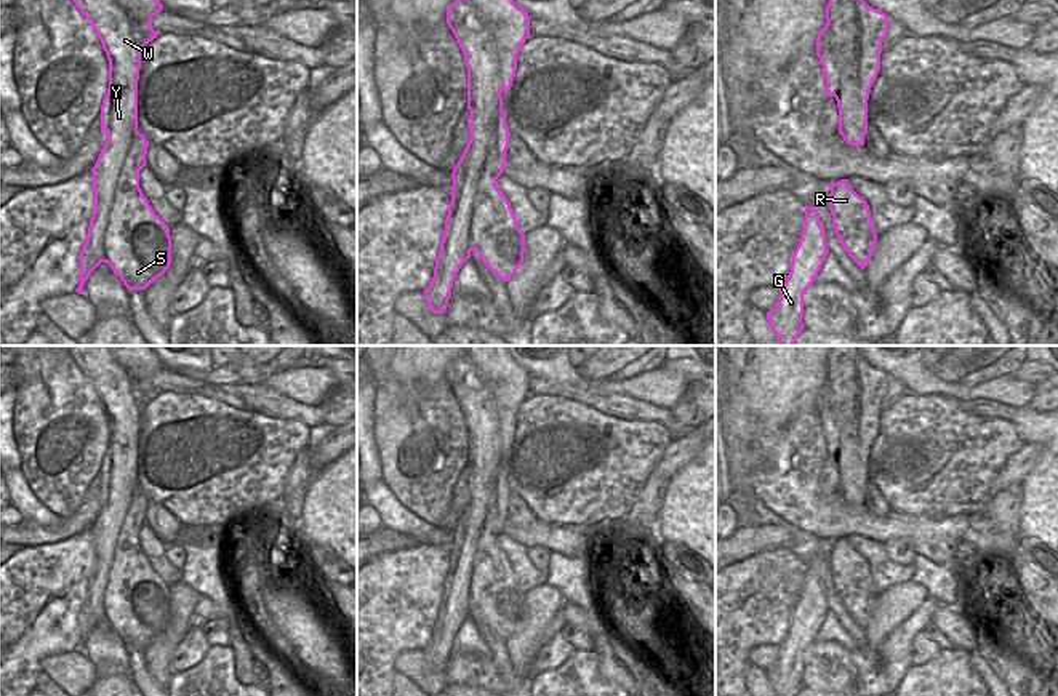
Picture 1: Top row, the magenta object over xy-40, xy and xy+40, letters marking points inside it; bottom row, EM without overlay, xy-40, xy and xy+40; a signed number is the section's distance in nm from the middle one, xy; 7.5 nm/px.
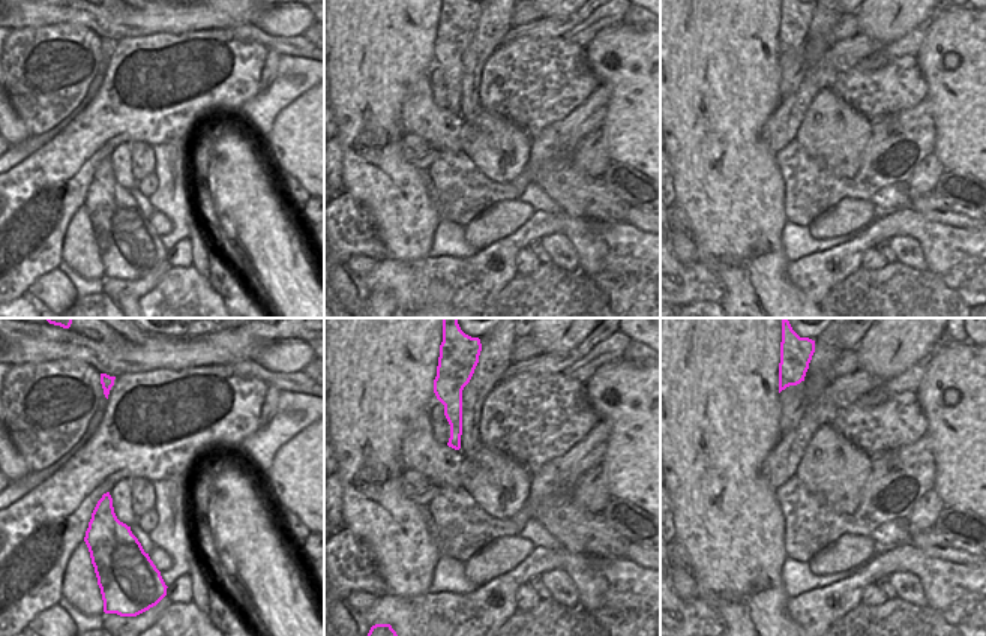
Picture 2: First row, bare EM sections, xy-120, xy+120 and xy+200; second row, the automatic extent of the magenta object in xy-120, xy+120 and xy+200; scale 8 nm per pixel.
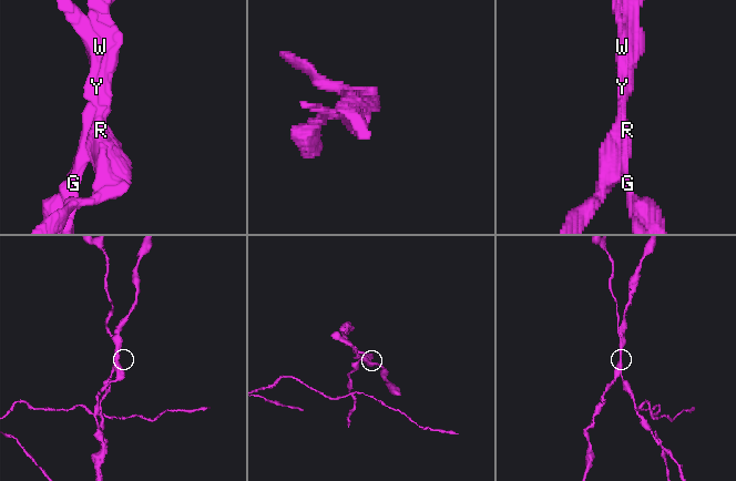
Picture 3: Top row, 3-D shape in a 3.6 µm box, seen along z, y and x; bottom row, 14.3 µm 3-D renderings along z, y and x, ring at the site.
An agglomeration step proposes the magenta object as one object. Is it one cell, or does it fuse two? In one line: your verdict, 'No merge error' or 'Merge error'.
Merge error

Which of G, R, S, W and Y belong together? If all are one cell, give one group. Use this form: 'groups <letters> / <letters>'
groups G W Y / R S

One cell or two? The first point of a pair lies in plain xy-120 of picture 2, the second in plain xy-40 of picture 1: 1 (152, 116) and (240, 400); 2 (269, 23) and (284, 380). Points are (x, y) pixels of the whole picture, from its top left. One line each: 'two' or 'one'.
1: two
2: one

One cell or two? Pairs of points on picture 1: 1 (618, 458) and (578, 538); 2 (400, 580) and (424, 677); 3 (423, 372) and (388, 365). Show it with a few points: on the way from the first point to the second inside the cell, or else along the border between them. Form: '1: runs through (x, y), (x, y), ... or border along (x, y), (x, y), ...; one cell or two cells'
1: border along (615, 520), (602, 524), (548, 524); two cells
2: border along (421, 650), (404, 650), (396, 658), (394, 671); two cells
3: runs through (415, 365), (396, 365); one cell

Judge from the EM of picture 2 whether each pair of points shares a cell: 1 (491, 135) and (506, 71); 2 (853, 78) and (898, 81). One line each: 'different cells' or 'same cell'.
1: different cells
2: same cell

